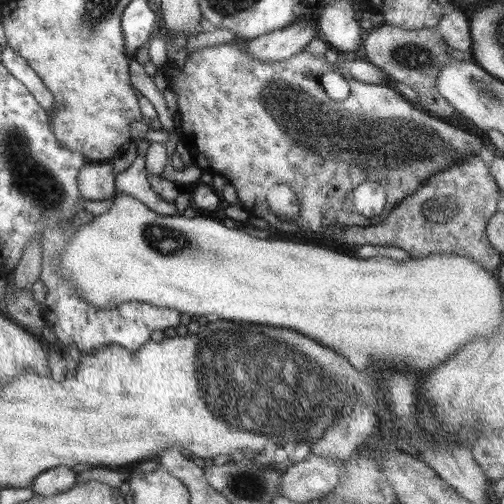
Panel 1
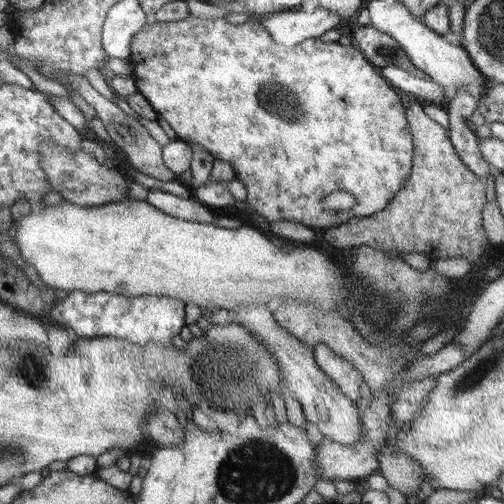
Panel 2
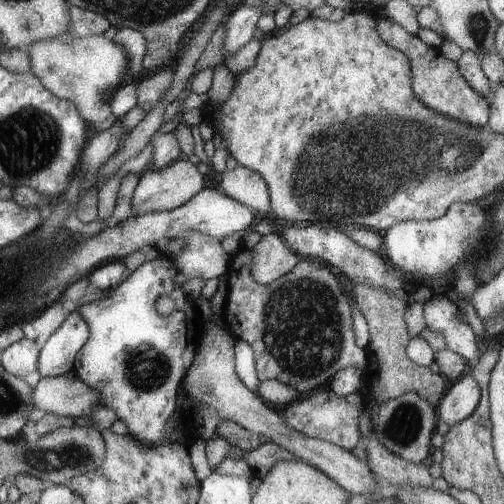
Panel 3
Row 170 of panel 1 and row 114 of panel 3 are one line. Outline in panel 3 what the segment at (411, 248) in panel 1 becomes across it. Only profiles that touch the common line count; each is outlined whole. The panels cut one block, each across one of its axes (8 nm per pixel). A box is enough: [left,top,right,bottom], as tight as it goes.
[375,18,489,128]

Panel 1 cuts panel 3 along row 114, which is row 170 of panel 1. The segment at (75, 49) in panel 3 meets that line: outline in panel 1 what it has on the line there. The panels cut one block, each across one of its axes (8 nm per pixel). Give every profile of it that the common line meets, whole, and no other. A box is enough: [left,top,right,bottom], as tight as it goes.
[79,162,115,202]

